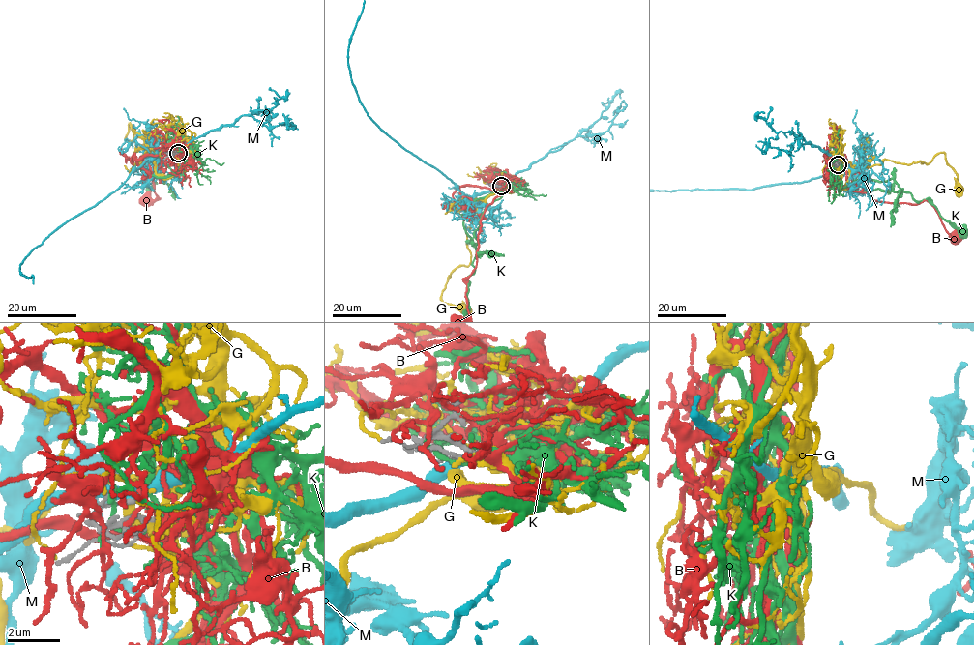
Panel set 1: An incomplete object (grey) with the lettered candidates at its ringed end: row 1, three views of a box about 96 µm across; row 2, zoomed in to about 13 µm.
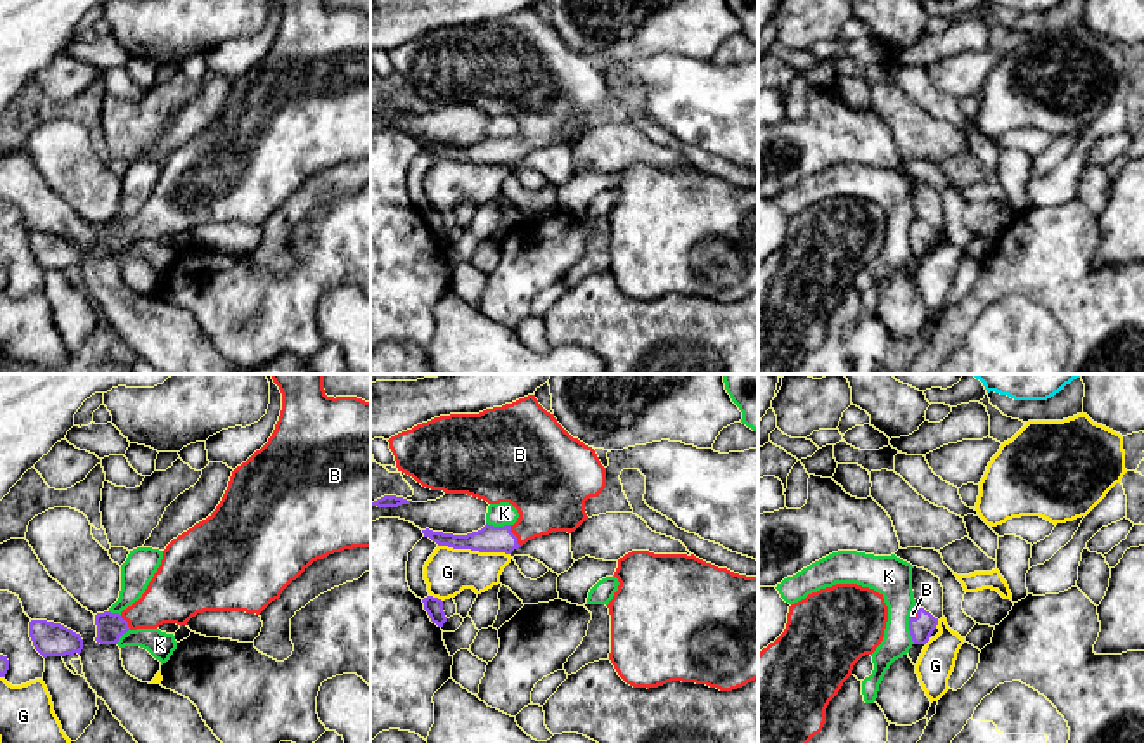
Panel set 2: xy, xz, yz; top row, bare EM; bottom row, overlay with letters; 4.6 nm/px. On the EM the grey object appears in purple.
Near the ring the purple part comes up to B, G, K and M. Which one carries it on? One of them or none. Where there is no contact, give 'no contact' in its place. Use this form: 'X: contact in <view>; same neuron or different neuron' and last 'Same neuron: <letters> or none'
B: contact in xz; same neuron
G: contact in xz; different neuron
K: contact in yz; different neuron
M: no contact; different neuron
Same neuron: B

